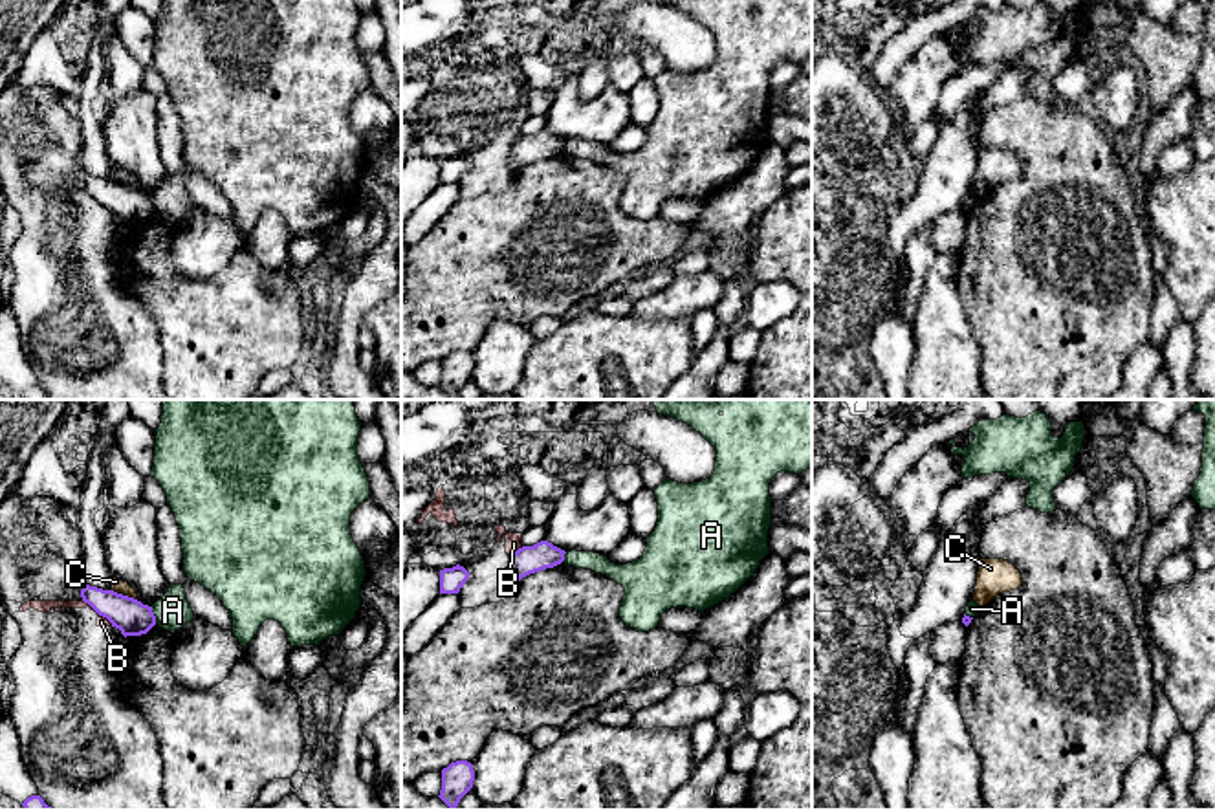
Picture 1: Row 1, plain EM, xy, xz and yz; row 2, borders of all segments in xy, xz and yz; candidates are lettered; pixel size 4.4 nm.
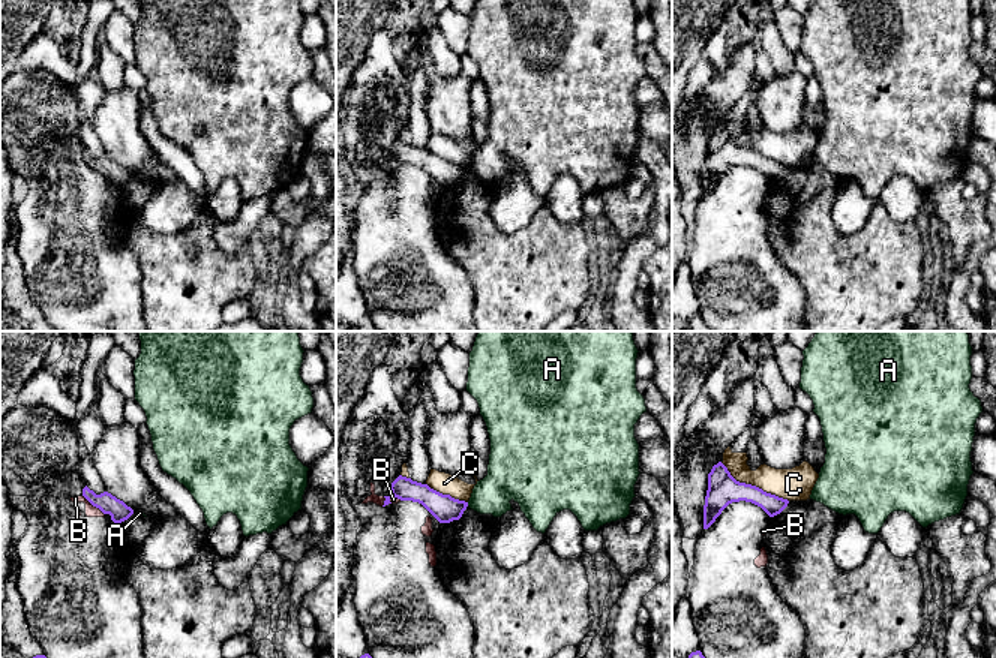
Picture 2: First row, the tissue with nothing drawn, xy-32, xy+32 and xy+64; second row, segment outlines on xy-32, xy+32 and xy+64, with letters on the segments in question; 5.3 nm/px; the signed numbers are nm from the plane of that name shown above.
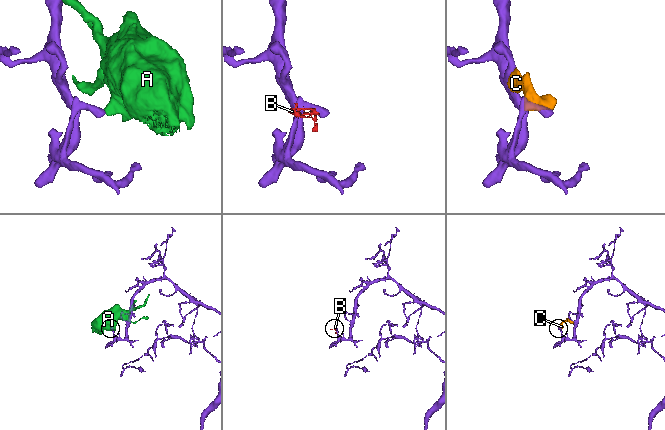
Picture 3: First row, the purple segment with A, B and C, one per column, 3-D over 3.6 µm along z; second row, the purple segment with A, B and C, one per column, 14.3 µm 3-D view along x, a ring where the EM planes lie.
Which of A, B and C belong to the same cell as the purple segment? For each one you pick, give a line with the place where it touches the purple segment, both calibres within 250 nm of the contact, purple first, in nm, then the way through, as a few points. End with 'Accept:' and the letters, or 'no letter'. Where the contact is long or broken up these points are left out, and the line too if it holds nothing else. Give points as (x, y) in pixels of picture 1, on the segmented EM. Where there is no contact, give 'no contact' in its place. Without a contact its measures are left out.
Accept: no letter

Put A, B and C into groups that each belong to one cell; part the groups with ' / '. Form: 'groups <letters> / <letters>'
groups A / B C

